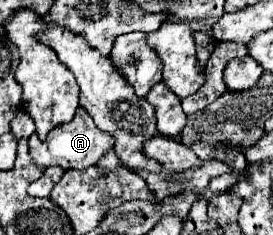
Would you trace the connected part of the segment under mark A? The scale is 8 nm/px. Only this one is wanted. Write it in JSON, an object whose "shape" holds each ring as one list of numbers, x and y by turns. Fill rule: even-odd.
{"shape":[[78,107,76,115,70,123,52,129,44,141,40,141,36,133,30,137,30,155,32,155,34,163,38,163,40,167,60,165,66,169,82,171,82,169,88,169,90,165,96,165,100,161,100,157,112,147,114,147,114,137,110,133,100,131,84,107]]}

